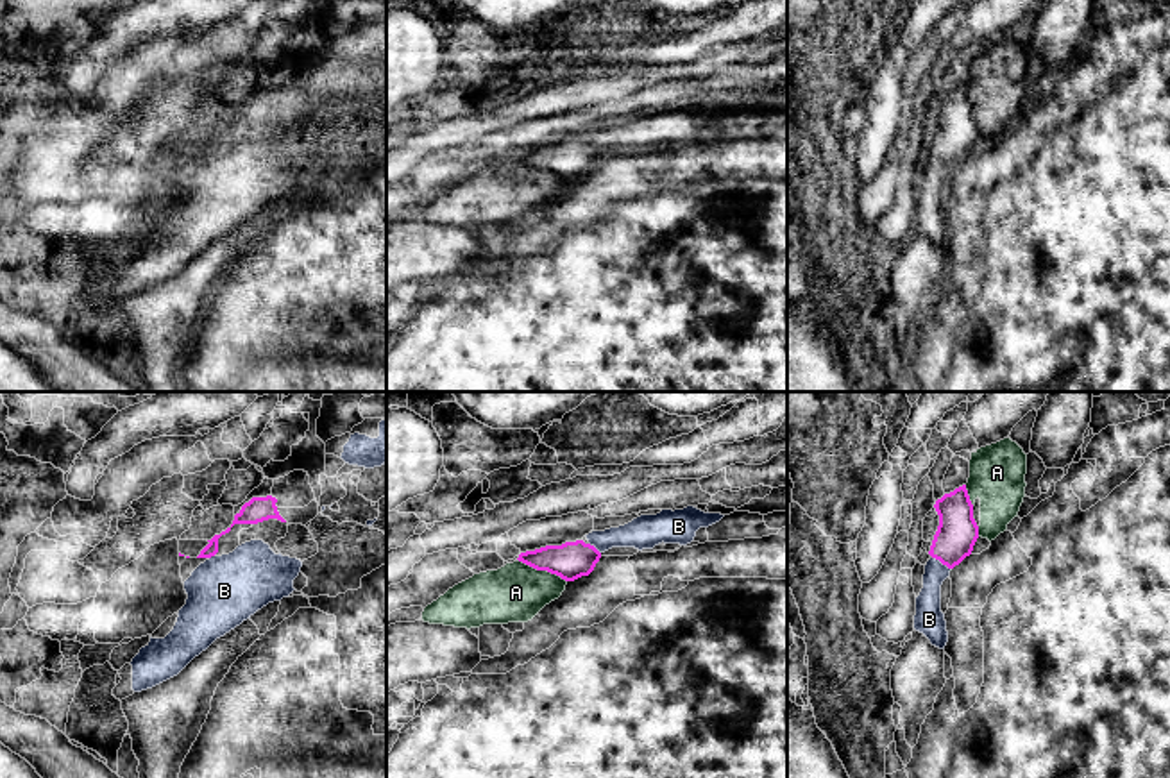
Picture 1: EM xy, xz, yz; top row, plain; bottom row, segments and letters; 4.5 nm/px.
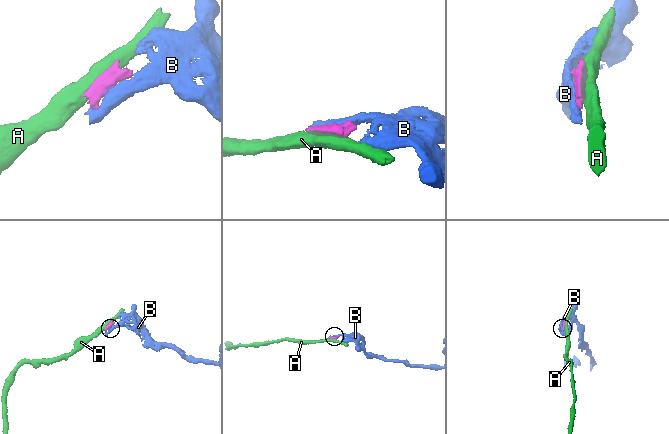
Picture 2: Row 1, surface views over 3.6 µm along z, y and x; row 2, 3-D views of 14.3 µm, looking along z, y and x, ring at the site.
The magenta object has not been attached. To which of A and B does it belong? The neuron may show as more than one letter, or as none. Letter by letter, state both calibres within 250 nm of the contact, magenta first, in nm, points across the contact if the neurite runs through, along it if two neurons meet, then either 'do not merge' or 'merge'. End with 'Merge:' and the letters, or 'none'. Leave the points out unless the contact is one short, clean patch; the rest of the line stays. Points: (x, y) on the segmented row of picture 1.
A: 170/260 nm | do not merge
B: 190/120 nm | merge
Merge: B

